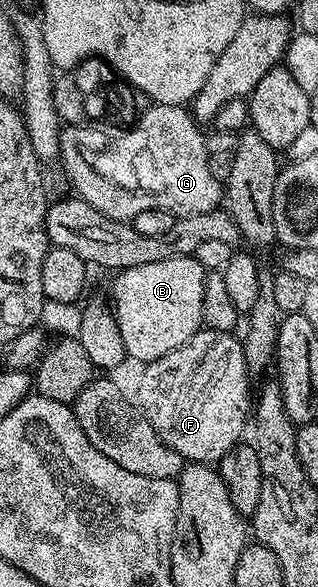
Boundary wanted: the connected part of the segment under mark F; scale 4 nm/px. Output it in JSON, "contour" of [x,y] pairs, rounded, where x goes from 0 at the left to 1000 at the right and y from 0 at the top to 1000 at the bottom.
{"contour":[[[629,557],[601,576],[582,584],[569,584],[569,591],[557,591],[544,598],[531,598],[531,605],[506,605],[506,612],[491,615],[465,615],[447,624],[450,637],[437,642],[437,678],[431,688],[450,704],[469,714],[469,721],[494,734],[500,746],[531,761],[544,761],[544,768],[557,768],[575,777],[579,787],[588,789],[682,789],[736,758],[755,756],[764,729],[780,729],[783,705],[796,697],[796,656],[789,663],[792,644],[777,634],[777,620],[770,618],[770,605],[764,603],[764,583],[736,566],[698,567],[695,564],[670,564],[648,557]]]}

